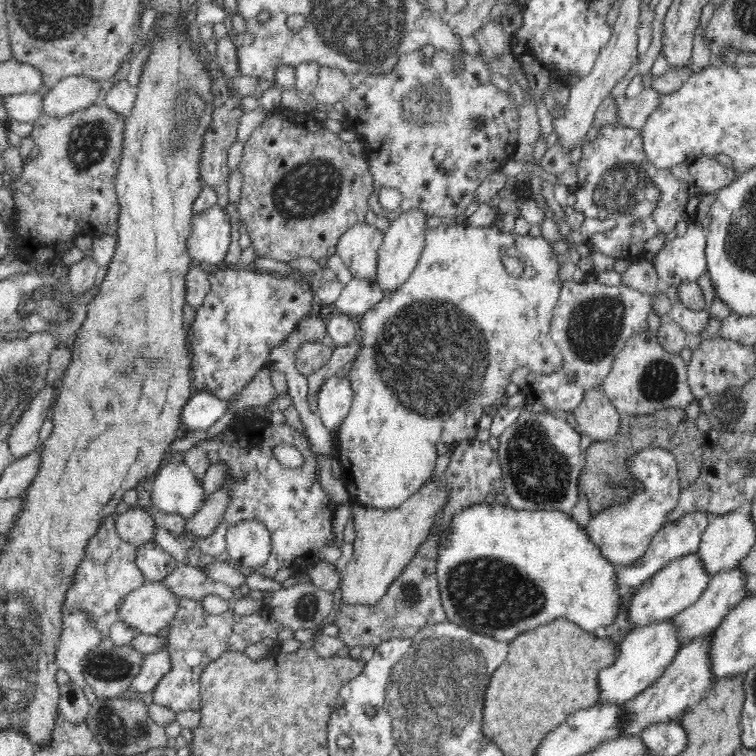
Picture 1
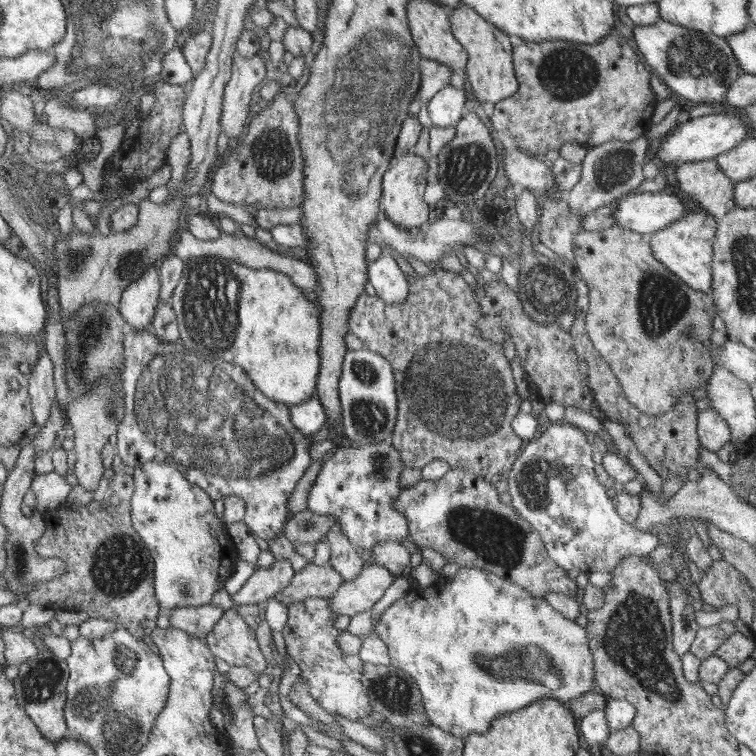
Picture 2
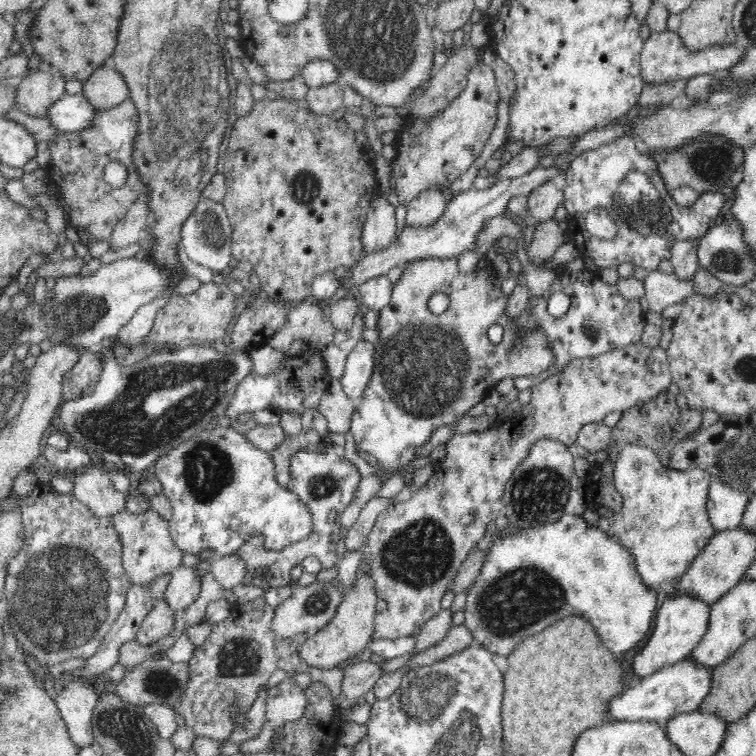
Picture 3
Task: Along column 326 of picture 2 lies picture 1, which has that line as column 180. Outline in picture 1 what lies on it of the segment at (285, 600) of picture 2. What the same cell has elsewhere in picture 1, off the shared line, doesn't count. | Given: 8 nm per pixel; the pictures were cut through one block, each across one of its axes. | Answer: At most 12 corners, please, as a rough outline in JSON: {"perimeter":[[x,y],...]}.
{"perimeter":[[180,564],[162,582],[179,599],[233,598],[203,567]]}

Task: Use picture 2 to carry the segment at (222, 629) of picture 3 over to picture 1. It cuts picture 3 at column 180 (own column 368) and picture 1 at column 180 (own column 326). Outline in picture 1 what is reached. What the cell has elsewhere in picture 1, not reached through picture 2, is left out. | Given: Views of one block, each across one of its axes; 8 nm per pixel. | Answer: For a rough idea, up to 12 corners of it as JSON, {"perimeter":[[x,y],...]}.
{"perimeter":[[178,598],[171,669],[152,692],[174,712],[200,710],[201,671],[244,653],[248,616]]}

